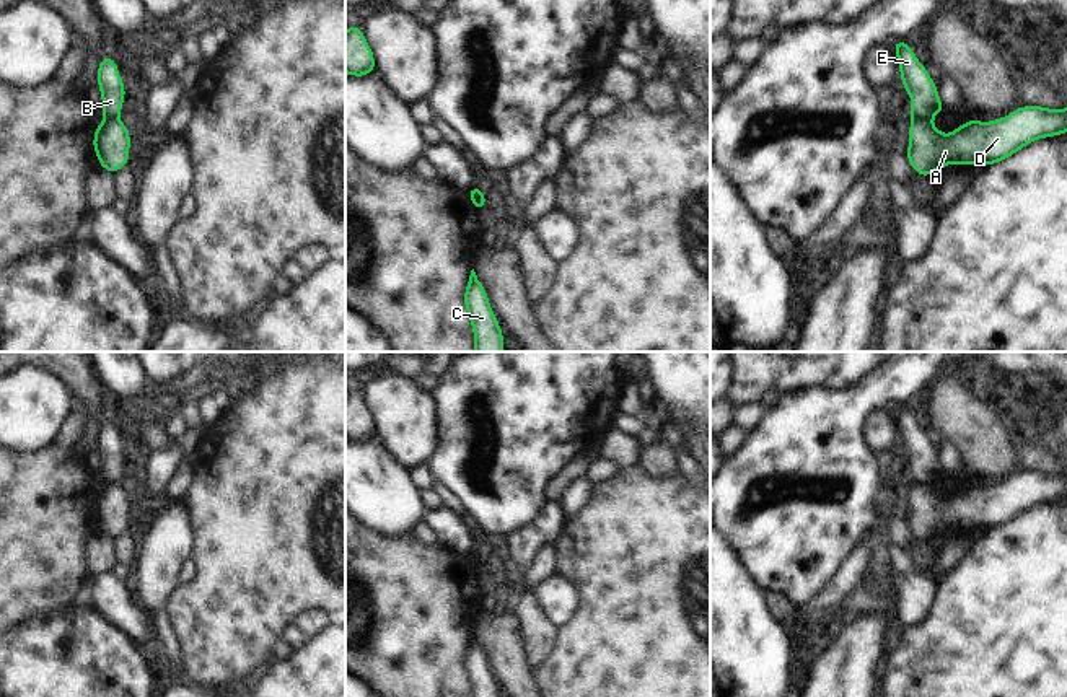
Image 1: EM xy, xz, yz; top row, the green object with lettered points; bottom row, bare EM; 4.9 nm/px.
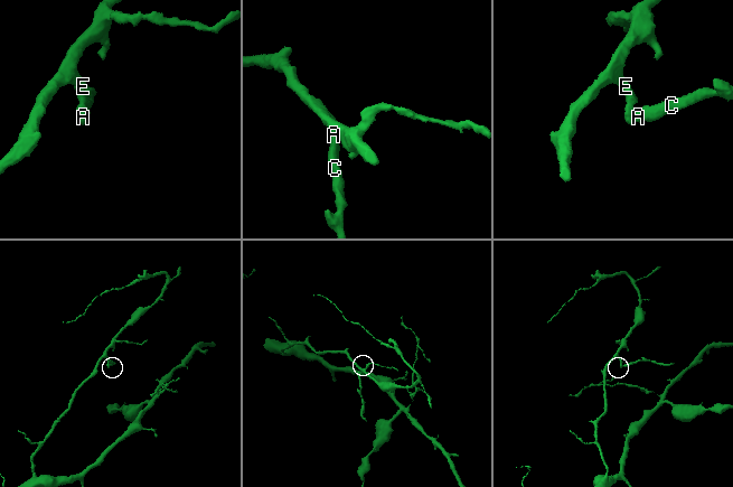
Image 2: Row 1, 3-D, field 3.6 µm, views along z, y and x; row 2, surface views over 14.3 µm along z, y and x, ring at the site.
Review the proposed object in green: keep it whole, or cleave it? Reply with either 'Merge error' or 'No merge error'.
Merge error

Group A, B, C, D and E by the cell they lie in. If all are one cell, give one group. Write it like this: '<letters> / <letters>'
A C D / B E

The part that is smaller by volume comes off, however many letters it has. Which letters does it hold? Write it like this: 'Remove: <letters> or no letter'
Remove: A, C, D

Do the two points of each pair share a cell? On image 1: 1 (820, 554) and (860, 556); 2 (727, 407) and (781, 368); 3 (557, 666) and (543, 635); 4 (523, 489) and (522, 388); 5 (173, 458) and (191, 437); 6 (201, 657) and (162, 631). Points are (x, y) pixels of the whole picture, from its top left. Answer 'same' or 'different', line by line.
1: different
2: different
3: different
4: same
5: different
6: different

